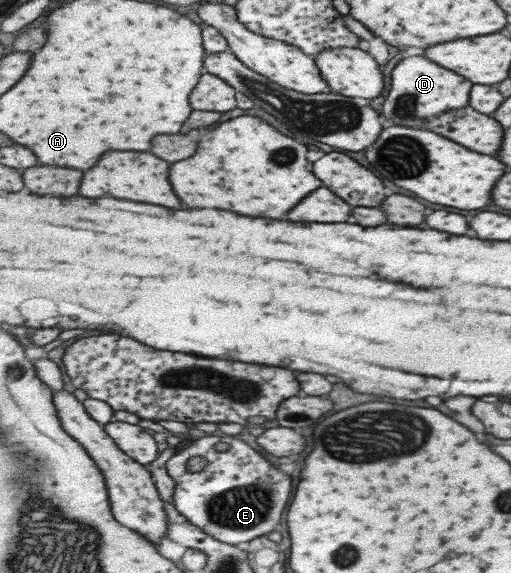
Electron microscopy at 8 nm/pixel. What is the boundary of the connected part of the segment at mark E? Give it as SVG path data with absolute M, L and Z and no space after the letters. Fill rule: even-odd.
M226 434L201 435L194 444L186 448L177 448L176 456L167 463L170 475L177 480L174 492L174 504L176 509L186 516L194 525L202 528L214 538L228 544L242 544L242 542L253 541L274 532L276 526L282 522L282 514L286 506L290 504L290 496L294 492L294 480L290 474L284 474L278 466L274 466L264 454L260 454L256 448L252 448L248 442L233 438ZM225 442L228 448L225 451L216 450L216 444ZM192 456L201 456L206 459L207 464L198 472L188 470L188 460Z

